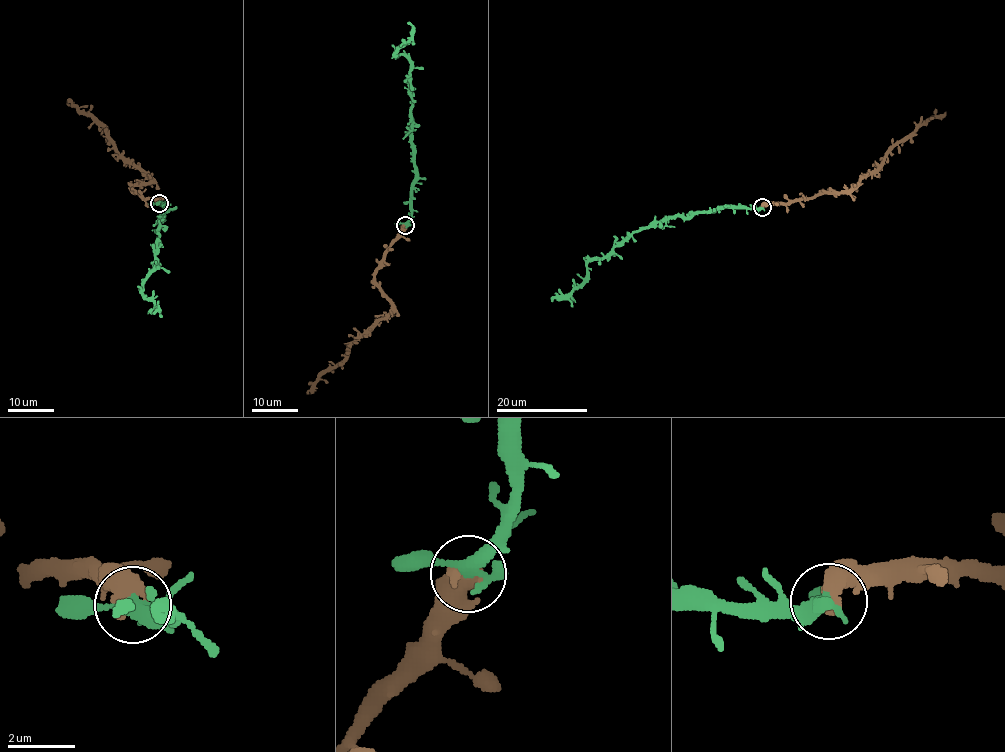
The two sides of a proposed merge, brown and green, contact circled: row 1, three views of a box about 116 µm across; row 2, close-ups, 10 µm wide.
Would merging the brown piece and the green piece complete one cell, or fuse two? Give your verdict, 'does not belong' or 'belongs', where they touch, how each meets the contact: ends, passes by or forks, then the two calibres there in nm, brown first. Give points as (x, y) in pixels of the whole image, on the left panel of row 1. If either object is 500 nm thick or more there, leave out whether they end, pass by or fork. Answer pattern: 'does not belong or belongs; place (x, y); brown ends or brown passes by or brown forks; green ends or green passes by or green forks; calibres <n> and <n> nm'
belongs; place (159, 203); calibres 600 and 360 nm

